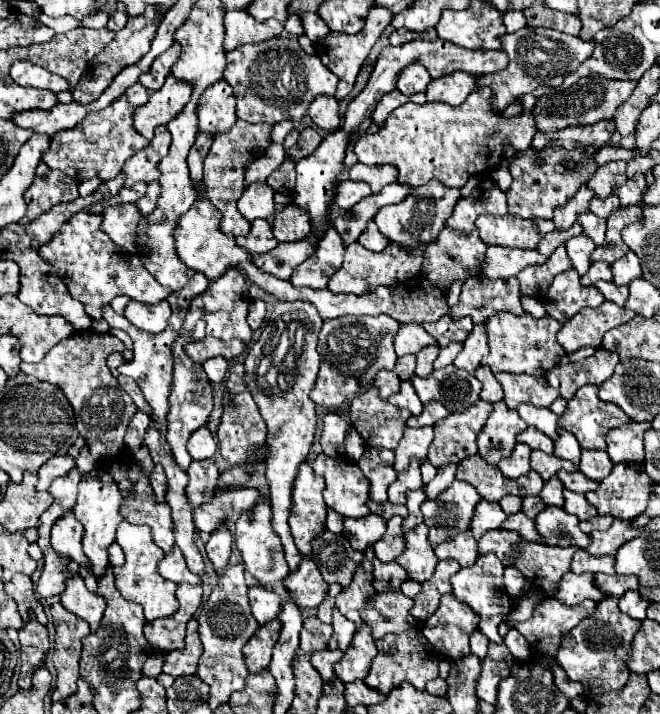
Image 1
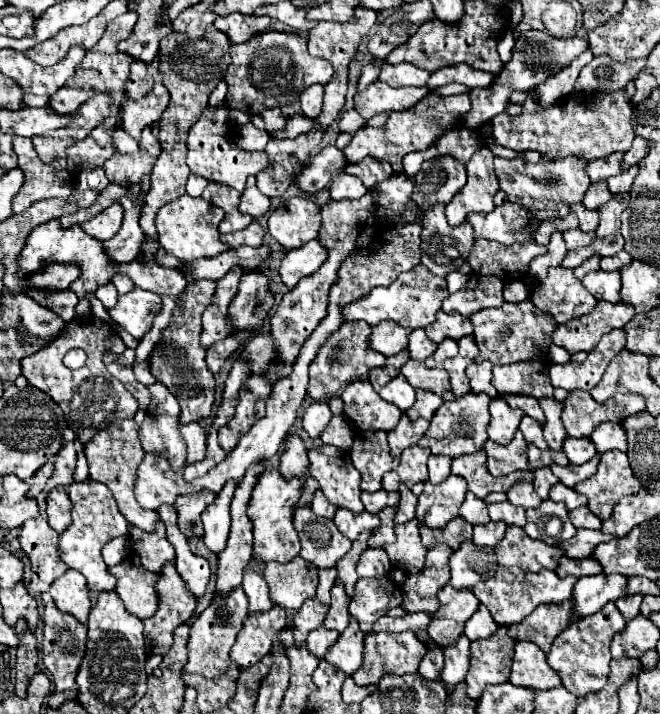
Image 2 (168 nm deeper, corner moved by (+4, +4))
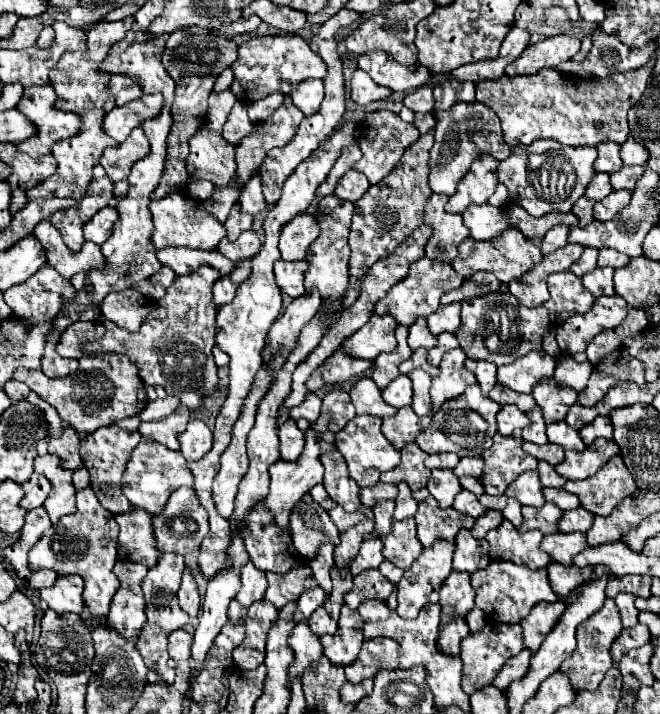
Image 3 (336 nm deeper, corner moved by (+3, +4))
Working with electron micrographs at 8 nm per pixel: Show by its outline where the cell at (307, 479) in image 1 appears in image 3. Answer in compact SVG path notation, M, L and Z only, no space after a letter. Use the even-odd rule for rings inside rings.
M288 419L280 427L280 455L284 461L296 461L304 449L304 433L294 419Z

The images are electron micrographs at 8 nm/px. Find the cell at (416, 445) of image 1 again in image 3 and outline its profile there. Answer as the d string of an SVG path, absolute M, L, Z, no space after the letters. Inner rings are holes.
M402 407L394 417L384 417L382 433L400 451L404 443L412 443L424 429L424 419L412 413L412 407Z

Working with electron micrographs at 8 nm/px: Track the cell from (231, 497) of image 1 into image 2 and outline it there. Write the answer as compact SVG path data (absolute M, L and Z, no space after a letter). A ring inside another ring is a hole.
M201 489L199 493L189 493L189 495L181 495L177 497L177 501L173 503L179 515L179 529L187 535L197 535L201 537L201 511L215 501L217 493L211 493L207 489Z

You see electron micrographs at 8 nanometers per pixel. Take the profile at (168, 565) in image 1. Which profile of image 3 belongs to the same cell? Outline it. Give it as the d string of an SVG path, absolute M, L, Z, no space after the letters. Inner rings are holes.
M132 507L128 513L114 517L120 527L118 557L124 561L136 561L146 567L156 565L158 551L154 547L152 517L142 509Z

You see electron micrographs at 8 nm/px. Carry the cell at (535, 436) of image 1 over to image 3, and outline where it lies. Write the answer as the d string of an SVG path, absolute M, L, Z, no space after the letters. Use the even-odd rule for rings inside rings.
M540 407L528 411L528 417L530 417L530 425L522 429L522 439L536 445L544 445L548 439L546 439L546 423L540 413Z

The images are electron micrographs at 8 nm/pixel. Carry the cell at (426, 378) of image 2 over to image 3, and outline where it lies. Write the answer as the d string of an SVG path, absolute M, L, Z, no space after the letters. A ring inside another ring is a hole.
M416 349L410 359L406 359L406 361L400 363L400 373L408 373L408 371L412 371L412 369L424 369L424 371L430 373L432 377L438 375L438 367L432 367L432 365L428 365L428 361L426 361L426 349Z

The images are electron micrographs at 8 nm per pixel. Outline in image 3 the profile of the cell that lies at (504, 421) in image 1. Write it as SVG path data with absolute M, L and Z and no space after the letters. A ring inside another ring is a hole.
M504 405L498 413L498 431L510 435L514 429L524 429L528 425L528 415L522 413L516 405Z

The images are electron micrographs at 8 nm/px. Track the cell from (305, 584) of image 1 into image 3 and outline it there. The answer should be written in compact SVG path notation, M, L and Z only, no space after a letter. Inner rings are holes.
M308 565L296 567L284 575L278 573L266 573L266 575L268 575L268 589L264 593L264 601L270 601L278 609L290 601L296 601L300 593L304 593L306 589L316 587L316 581Z

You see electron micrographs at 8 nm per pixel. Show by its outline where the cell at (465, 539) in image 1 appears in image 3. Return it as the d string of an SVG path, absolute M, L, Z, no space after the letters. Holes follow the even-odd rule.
M428 497L418 503L416 525L420 543L424 547L430 547L438 539L446 539L452 543L460 529L472 529L474 519L464 513L458 513L456 509L440 509L436 505L436 499Z

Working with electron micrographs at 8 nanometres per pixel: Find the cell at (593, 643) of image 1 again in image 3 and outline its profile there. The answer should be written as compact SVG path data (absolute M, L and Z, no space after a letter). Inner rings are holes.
M606 599L604 607L600 611L596 611L592 617L588 617L584 623L580 623L576 627L578 645L572 651L572 655L560 667L560 671L564 675L568 675L572 687L576 691L596 689L600 685L600 681L606 675L606 671L614 665L612 655L610 655L610 645L620 635L620 631L622 631L622 623L620 623L620 615L618 615L618 607L616 607L614 599Z

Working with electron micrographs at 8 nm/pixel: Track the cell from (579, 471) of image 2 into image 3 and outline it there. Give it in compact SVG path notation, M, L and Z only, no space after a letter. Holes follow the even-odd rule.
M594 441L590 447L586 447L580 453L566 451L566 459L556 467L556 471L566 479L586 479L588 475L594 475L608 459L620 455L620 447L614 441Z

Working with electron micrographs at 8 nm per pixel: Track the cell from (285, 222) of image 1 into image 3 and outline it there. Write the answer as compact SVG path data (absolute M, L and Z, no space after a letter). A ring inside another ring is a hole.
M300 213L280 233L280 253L284 261L300 261L306 255L308 245L316 239L318 225L310 213Z

